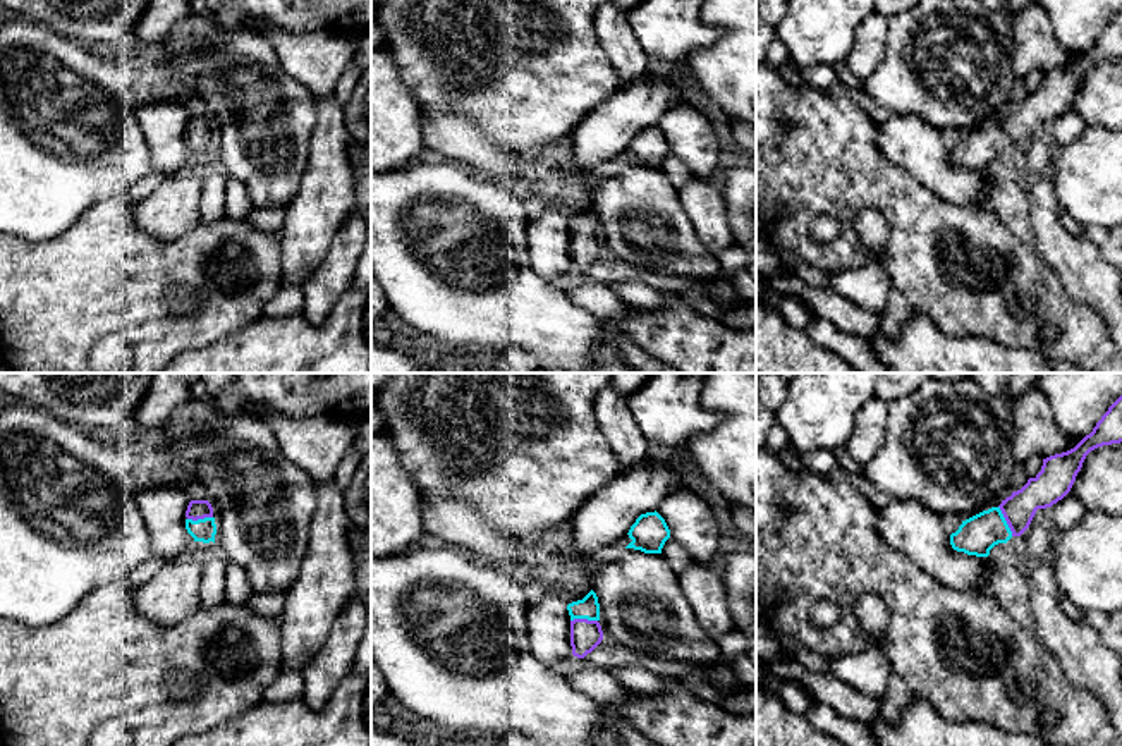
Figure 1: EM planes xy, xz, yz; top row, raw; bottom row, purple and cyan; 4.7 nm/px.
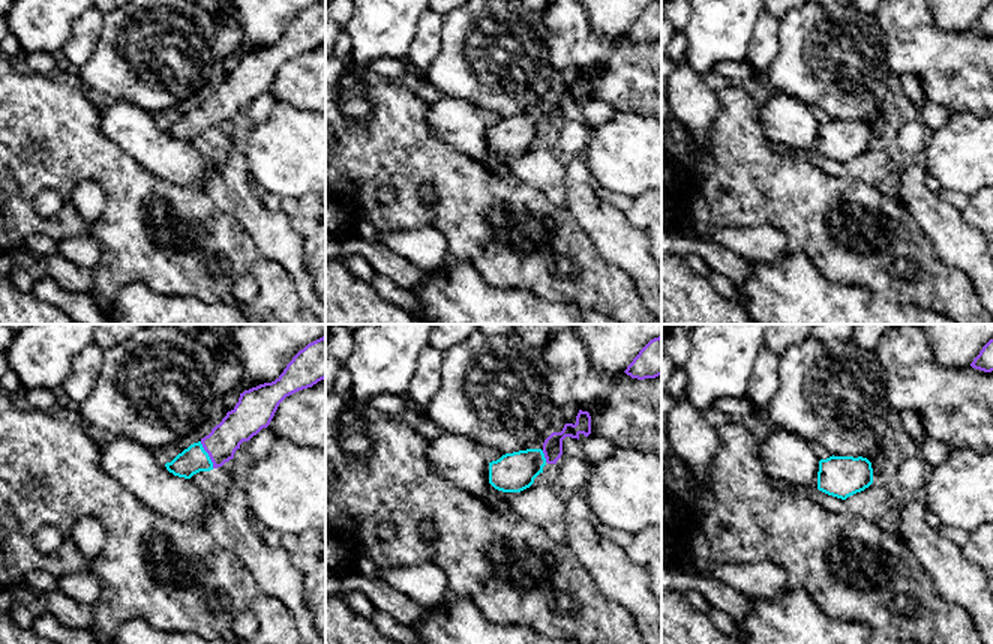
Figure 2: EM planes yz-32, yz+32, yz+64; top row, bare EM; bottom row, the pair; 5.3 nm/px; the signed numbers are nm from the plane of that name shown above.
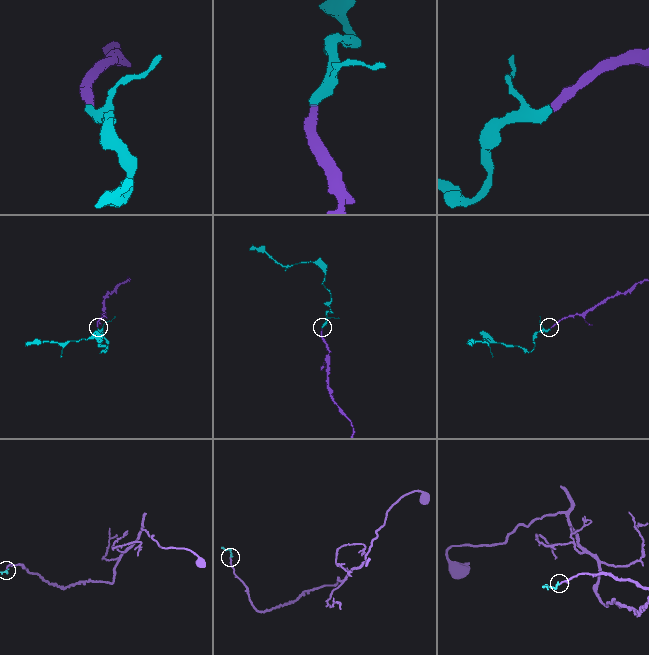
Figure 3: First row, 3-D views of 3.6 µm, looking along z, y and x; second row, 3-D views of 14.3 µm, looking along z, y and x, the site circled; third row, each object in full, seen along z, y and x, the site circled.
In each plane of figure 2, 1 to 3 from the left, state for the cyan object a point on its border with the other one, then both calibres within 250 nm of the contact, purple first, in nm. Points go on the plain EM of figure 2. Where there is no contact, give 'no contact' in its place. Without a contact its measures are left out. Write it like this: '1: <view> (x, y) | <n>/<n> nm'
1: yz-32 (209, 119) | 180/140 nm
2: yz+32 (545, 120) | 110/220 nm
3: no contact

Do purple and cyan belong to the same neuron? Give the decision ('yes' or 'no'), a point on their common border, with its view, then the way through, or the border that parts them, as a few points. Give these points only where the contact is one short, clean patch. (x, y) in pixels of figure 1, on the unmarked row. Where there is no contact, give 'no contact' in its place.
yes; contact yz (1006, 134); way yz (1047, 103), (1035, 109), (1006, 134), (978, 150)

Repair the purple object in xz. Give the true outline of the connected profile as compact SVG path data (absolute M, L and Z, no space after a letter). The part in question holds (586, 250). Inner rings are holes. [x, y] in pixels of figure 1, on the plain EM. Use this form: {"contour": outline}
{"contour": "M591 205L582 215L567 220L570 230L570 261L572 270L584 273L603 254L600 241L600 218L596 208Z"}

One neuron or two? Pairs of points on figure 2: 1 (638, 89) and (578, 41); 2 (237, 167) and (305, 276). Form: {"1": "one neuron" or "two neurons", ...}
{"1": "one neuron", "2": "one neuron"}

